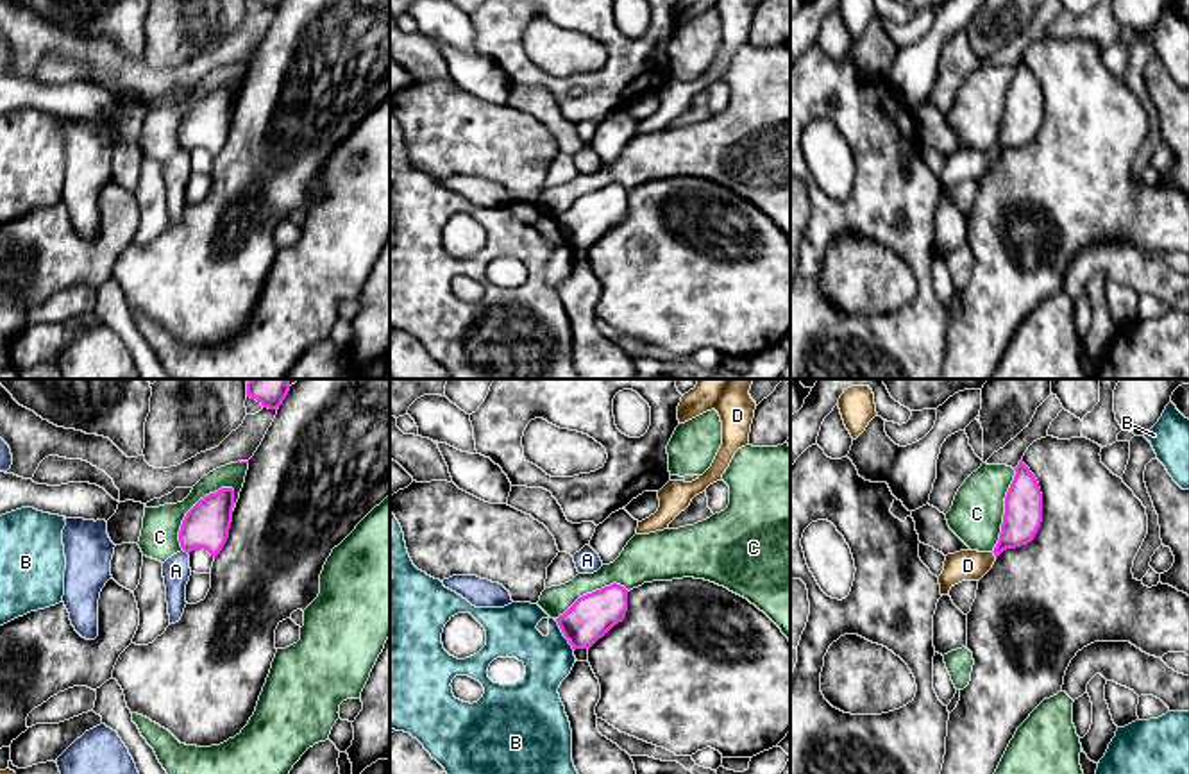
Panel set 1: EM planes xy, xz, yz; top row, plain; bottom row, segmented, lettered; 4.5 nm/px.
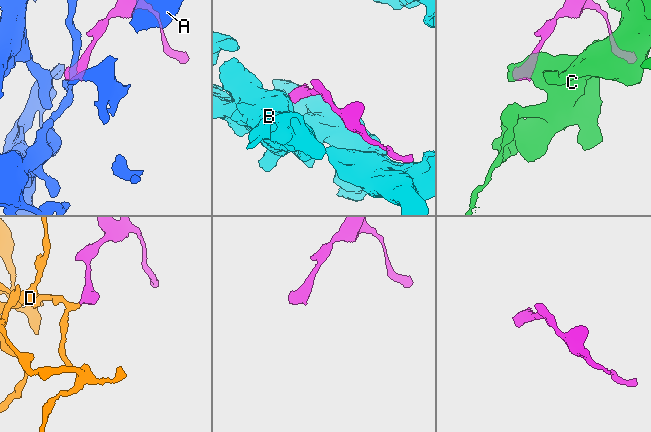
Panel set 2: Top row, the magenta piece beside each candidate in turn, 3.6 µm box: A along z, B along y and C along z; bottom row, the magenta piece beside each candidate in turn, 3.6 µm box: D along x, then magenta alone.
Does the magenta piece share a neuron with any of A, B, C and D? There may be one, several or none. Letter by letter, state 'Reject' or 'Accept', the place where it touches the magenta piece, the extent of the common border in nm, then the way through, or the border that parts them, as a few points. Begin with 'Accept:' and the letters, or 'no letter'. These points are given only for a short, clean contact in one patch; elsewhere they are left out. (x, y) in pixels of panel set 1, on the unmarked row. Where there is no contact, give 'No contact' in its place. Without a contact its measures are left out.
Accept: D
A: Reject. Touches magenta at xy (186, 151). Shared border 40 nm. Boundary: xy (183, 149), (188, 154)
B: Reject. Touches magenta at xz (564, 235). Shared border 160 nm
C: Reject. Touches magenta at xy (190, 109). Shared border 360 nm
D: Accept. Touches magenta at yz (995, 154). Shared border 40 nm. Path across: yz (1023, 108), (1020, 127), (995, 154), (980, 163), (968, 165)

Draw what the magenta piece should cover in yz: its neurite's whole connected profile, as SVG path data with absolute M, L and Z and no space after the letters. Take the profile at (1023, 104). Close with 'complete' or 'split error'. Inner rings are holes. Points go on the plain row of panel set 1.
M1019 61L1016 75L1005 97L1005 114L999 139L992 152L960 150L948 154L939 175L940 195L962 181L980 181L1007 150L1030 143L1042 122L1042 93L1035 75Z; split error

